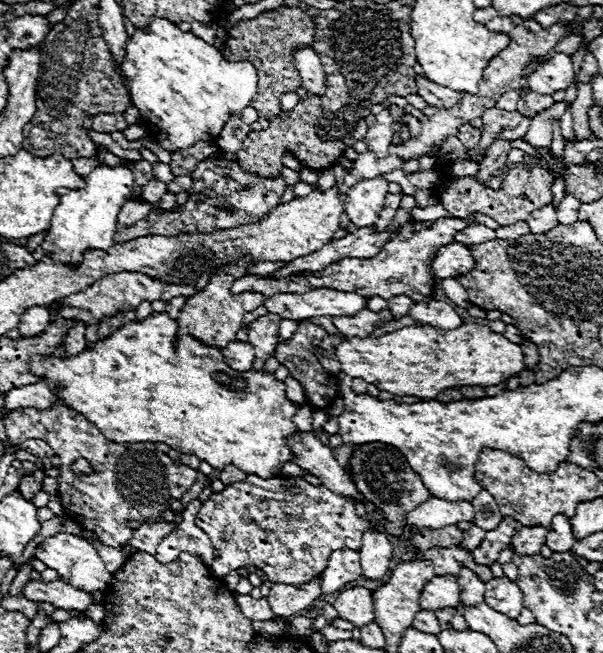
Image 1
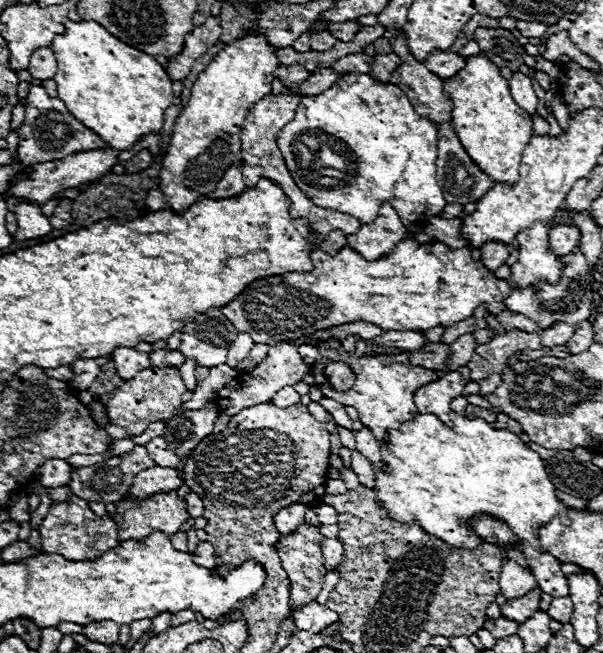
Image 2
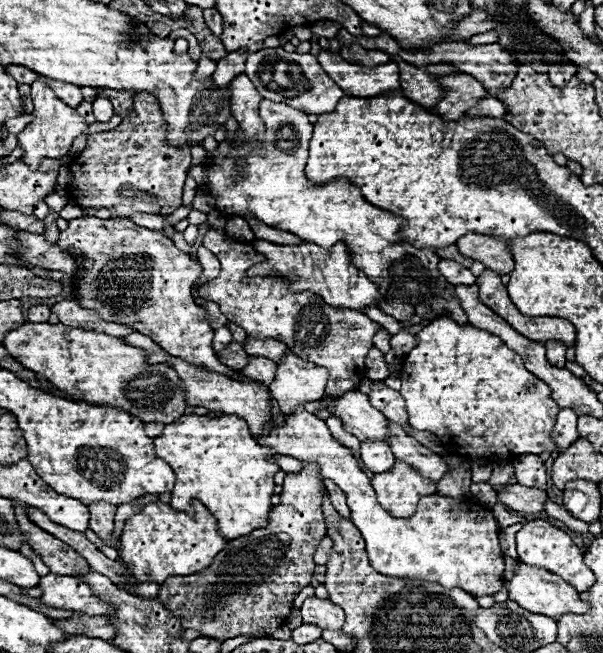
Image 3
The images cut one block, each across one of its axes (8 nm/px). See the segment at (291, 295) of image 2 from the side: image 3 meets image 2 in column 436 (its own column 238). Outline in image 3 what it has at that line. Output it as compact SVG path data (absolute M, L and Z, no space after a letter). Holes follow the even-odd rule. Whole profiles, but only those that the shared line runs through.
M210 228L204 236L204 246L216 254L220 260L220 276L210 280L198 290L198 296L206 302L216 302L222 314L246 330L252 338L274 338L284 342L290 352L302 360L324 366L330 372L326 394L340 396L344 392L356 390L366 374L364 356L372 348L372 336L380 328L376 322L366 318L362 312L352 312L348 308L332 308L314 292L290 292L290 280L284 276L256 276L246 278L244 272L262 262L252 244L236 242L220 230Z

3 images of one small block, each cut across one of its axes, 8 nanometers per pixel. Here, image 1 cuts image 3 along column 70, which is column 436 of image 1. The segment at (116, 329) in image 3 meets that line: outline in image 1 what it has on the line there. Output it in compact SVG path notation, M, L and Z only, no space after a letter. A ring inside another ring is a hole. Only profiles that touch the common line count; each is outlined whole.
M430 300L426 304L422 304L422 302L414 304L410 308L410 316L418 324L428 324L428 326L444 330L452 330L458 324L462 324L462 318L454 312L454 308L448 306L446 302L438 302L438 300Z

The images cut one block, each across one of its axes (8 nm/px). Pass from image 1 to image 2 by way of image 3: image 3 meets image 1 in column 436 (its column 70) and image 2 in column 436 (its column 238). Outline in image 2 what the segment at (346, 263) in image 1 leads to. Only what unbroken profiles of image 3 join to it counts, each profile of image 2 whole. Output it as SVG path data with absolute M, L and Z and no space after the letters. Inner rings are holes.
M330 340L330 346L332 350L328 354L324 354L324 358L316 360L314 362L314 384L320 388L320 392L328 398L334 398L336 402L340 402L342 406L352 406L358 410L360 414L360 422L374 434L374 438L384 444L384 438L388 436L388 430L396 430L402 422L408 422L414 418L414 414L418 414L416 410L416 404L414 404L414 392L422 386L422 384L428 384L428 382L434 382L438 380L438 374L434 370L426 370L422 366L414 366L410 364L408 356L402 352L398 356L362 356L362 358L356 358L356 356L350 356L342 350L342 346L338 346L340 342L338 340ZM330 360L342 360L346 362L352 372L356 374L356 382L352 388L344 390L344 392L338 392L330 386L328 378L324 376L324 366L330 362Z

